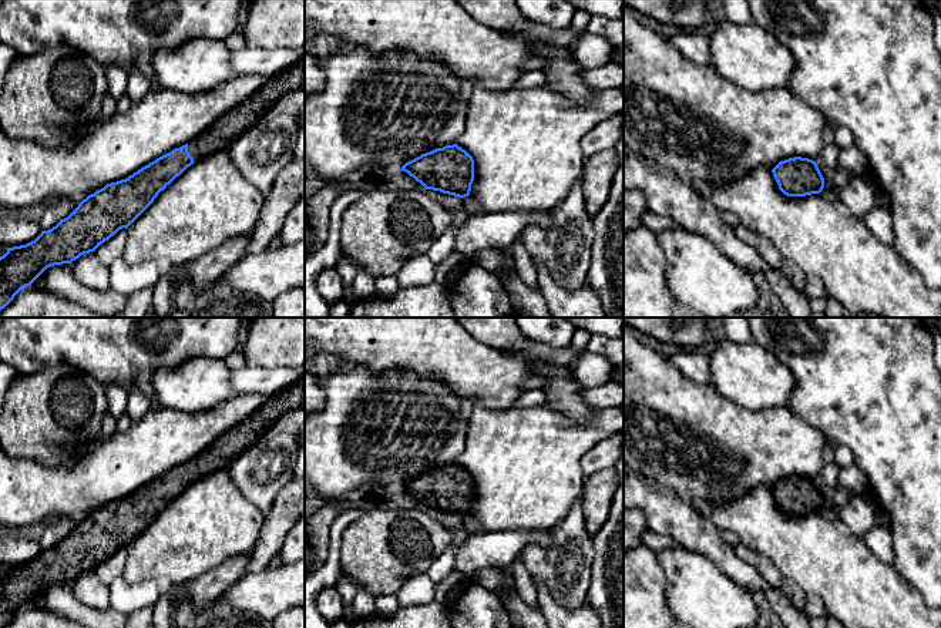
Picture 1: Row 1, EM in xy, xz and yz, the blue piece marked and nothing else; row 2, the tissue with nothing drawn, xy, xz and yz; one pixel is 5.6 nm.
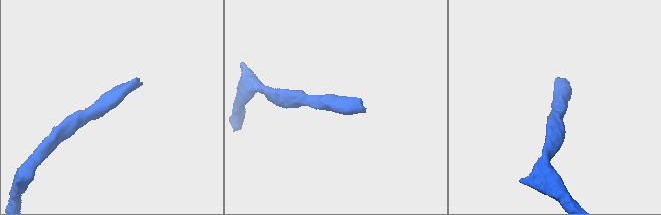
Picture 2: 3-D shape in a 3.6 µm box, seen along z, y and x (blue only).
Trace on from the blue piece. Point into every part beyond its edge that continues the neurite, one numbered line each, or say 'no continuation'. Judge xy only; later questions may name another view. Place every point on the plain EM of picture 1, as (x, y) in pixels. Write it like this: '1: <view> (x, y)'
1: xy (225, 449)

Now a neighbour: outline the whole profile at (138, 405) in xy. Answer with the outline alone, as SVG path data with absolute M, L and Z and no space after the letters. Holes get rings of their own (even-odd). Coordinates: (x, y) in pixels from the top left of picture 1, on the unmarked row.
M138 387L127 392L127 414L131 422L138 422L152 409L151 399L145 396Z

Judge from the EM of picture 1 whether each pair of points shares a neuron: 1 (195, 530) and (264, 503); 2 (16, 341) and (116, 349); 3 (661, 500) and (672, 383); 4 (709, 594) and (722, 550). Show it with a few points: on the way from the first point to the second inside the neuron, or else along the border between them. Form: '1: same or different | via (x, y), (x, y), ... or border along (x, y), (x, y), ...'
1: different | border along (234, 482), (239, 492), (264, 514)
2: same | via (40, 343), (91, 343)
3: different | border along (662, 487), (692, 504)
4: different | border along (688, 551), (703, 554), (743, 588)

